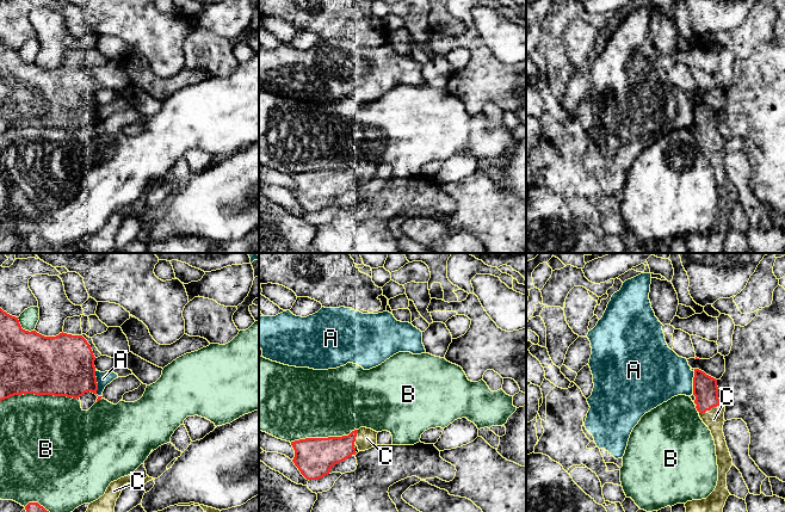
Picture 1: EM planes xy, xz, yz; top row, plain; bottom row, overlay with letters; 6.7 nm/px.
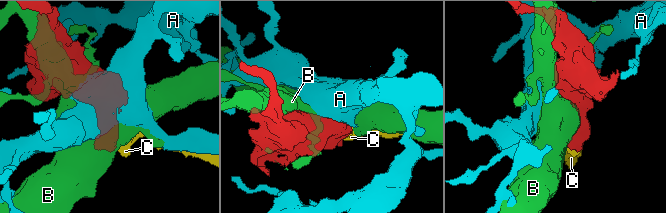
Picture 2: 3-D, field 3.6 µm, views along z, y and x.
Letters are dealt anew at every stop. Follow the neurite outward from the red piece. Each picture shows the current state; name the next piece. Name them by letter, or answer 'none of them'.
C

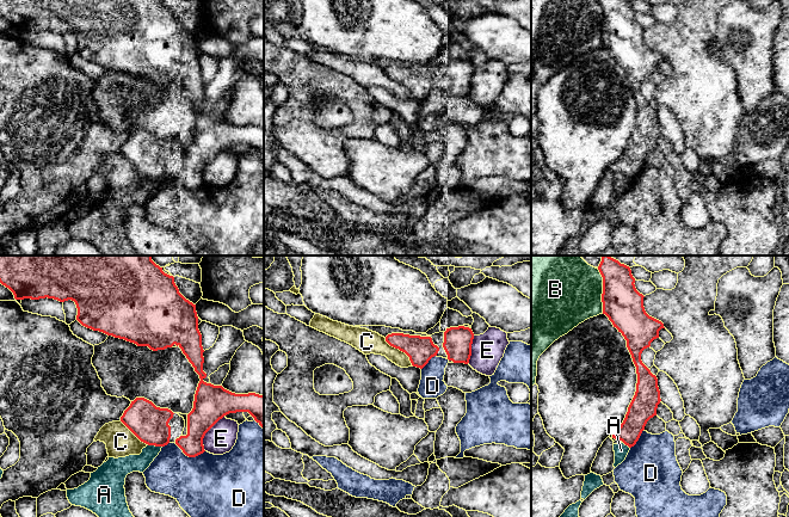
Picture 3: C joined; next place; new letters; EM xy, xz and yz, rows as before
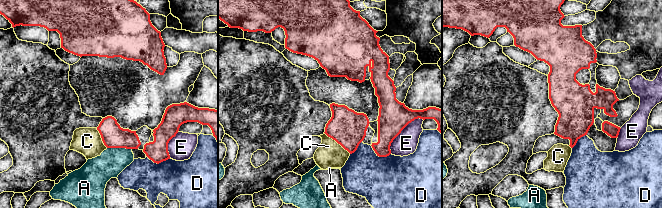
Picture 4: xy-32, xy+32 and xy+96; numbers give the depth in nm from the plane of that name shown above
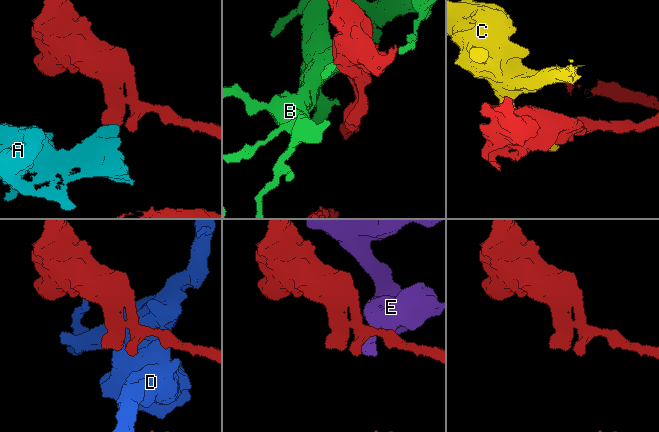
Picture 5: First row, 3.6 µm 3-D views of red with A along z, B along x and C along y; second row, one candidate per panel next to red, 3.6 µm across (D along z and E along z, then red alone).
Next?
none of them

